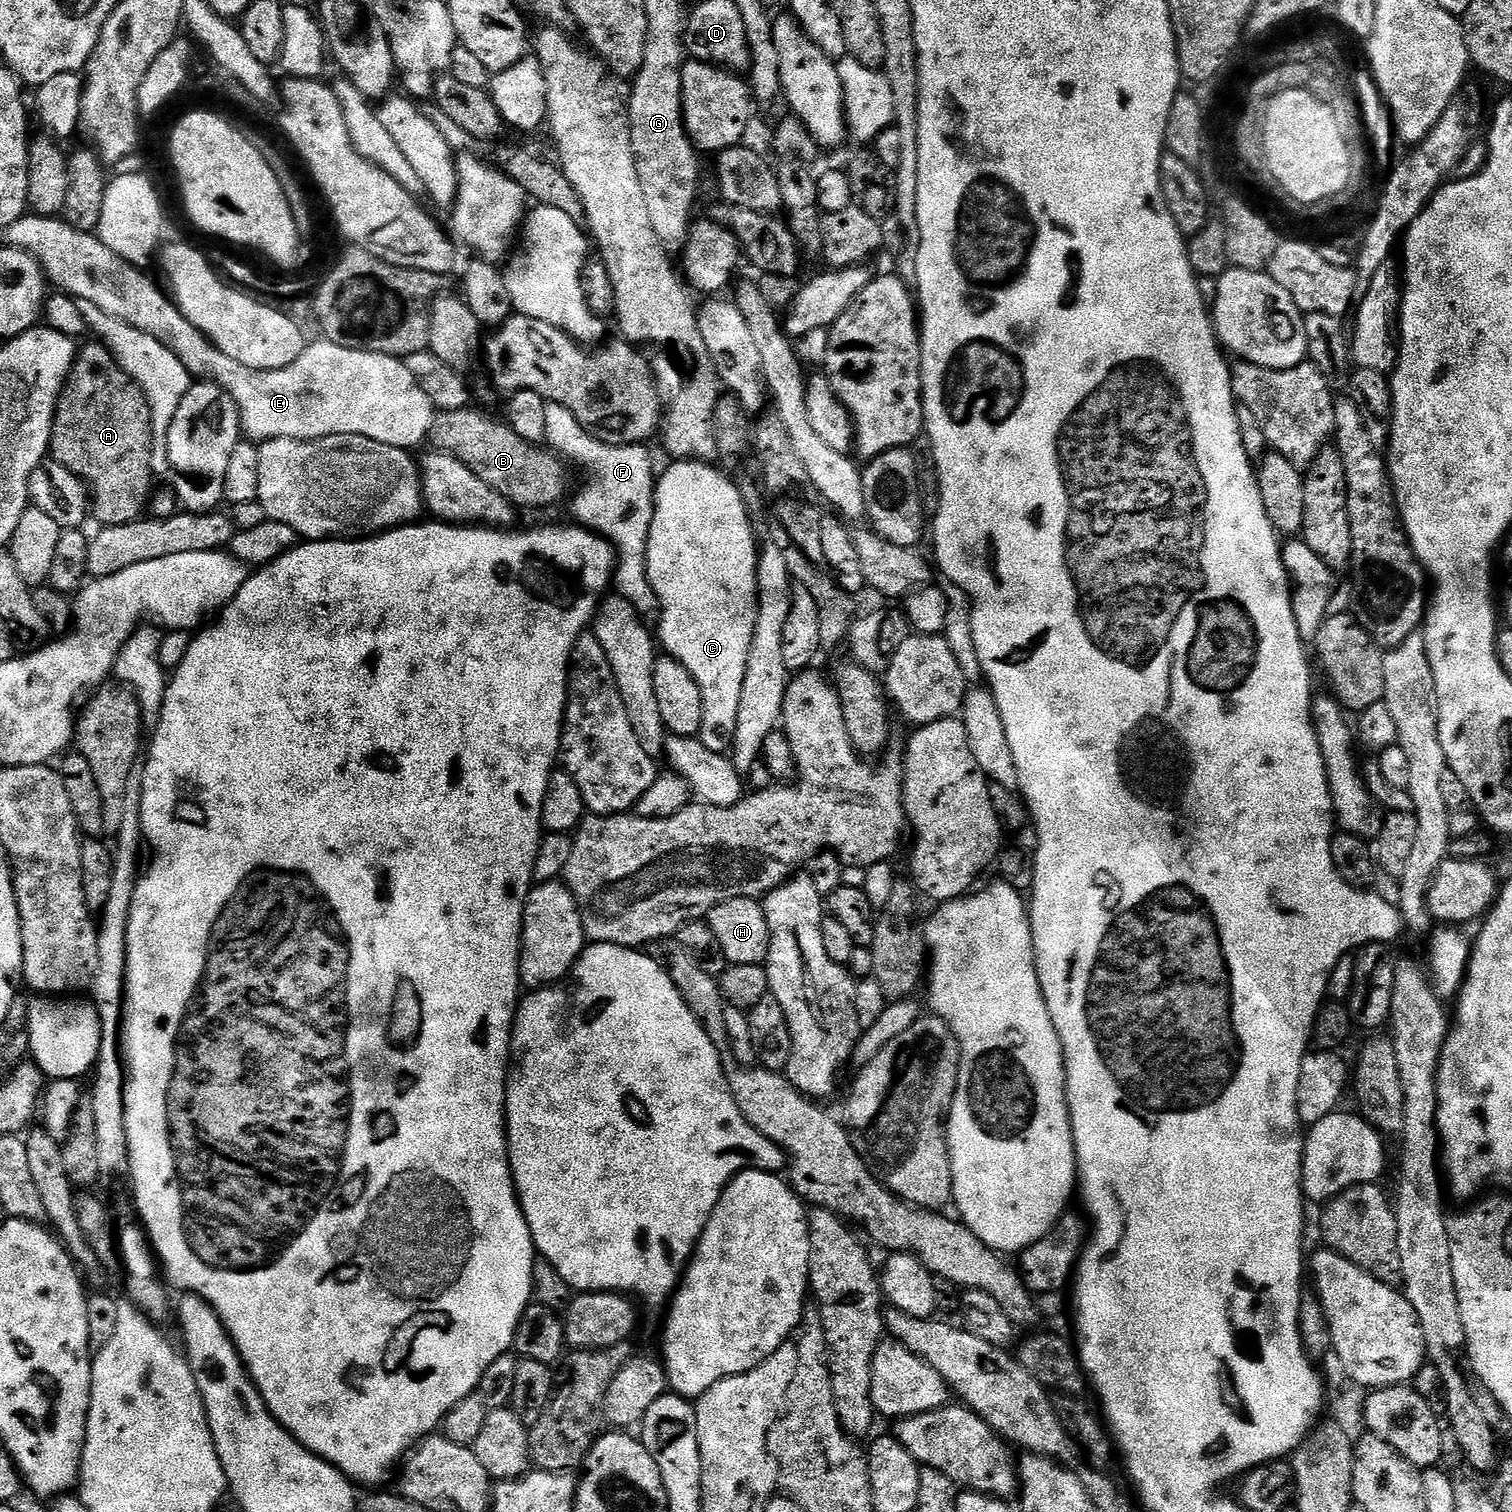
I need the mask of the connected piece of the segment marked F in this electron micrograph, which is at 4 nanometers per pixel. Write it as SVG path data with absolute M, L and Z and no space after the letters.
M545 403L546 428L544 439L547 447L555 452L557 456L573 465L581 464L589 472L588 481L580 488L576 497L573 495L572 516L577 525L596 533L597 536L608 541L612 545L618 559L614 573L615 591L626 602L630 602L640 612L645 622L656 622L660 618L660 603L652 584L648 581L648 539L650 538L650 526L656 509L656 482L658 472L652 469L652 456L647 452L644 444L607 444L598 438L594 438L566 410L566 406Z

